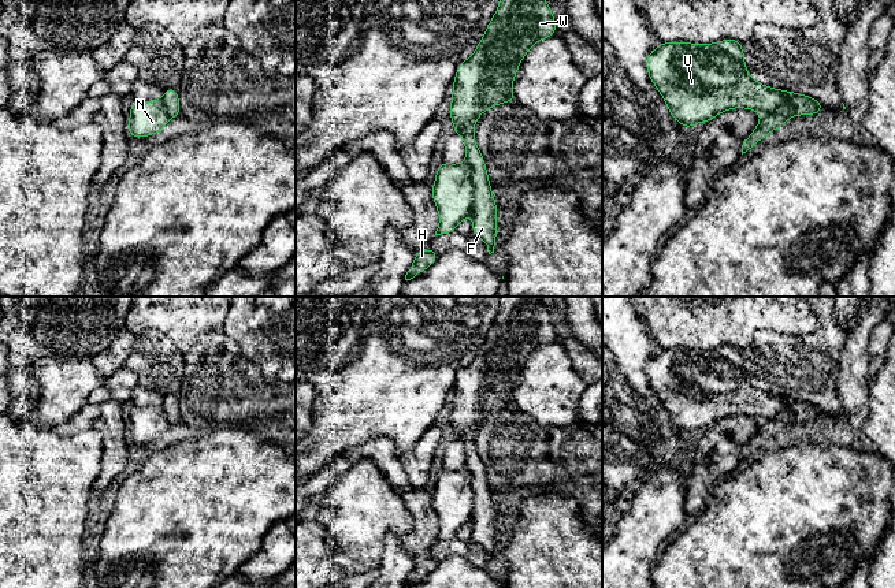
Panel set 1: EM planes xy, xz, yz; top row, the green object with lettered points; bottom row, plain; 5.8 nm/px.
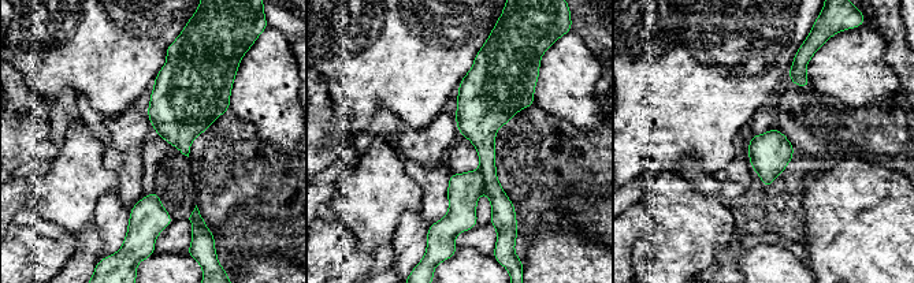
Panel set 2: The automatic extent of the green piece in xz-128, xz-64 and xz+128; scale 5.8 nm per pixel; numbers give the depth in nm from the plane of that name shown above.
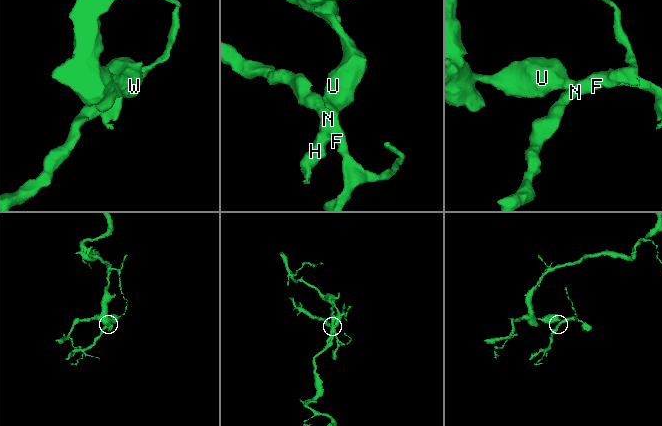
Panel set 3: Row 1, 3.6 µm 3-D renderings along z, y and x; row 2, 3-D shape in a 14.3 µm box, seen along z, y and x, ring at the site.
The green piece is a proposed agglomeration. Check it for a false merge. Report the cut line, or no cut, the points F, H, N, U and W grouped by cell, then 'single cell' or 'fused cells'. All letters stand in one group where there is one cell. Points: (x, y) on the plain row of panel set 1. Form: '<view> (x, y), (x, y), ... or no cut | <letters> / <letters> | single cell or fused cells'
xz (465, 468), (471, 476), (474, 495), (472, 517) | F U W / H N | fused cells

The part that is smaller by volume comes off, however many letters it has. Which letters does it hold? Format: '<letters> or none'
H, N

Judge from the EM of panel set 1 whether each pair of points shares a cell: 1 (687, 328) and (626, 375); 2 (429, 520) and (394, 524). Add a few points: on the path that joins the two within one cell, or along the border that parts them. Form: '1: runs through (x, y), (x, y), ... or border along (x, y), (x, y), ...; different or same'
1: border along (642, 320), (649, 334), (661, 348); different
2: border along (401, 495), (413, 523), (412, 529), (404, 539); different

